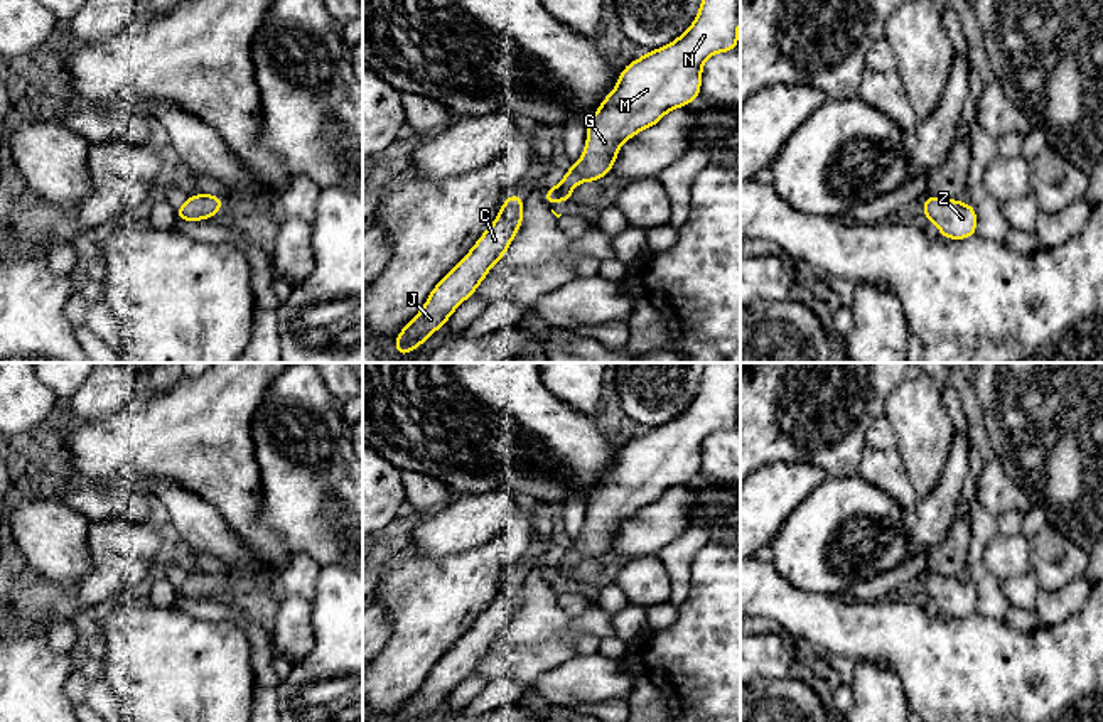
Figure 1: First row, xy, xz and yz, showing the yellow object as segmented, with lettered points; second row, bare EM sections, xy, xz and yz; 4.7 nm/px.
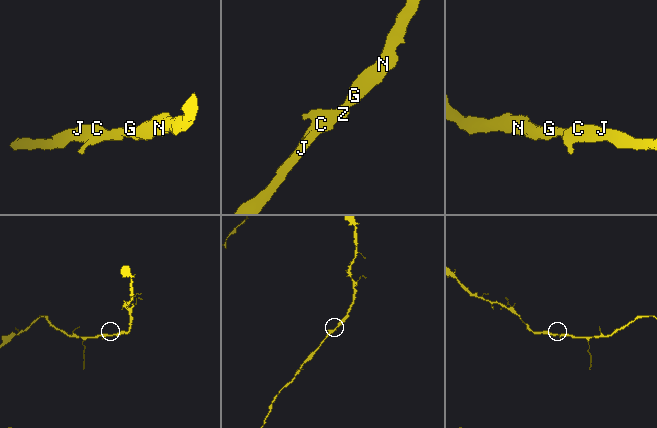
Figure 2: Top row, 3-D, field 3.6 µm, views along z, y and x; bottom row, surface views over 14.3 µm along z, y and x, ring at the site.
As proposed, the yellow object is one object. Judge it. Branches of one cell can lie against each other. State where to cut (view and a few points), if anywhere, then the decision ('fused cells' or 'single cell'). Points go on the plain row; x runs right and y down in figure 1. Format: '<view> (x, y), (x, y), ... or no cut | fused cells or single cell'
no cut | single cell

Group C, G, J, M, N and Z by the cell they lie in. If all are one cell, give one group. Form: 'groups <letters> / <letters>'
groups C G J M N Z

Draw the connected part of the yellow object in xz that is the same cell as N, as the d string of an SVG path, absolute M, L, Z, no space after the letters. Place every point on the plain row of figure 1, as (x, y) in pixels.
M707 363L693 401L671 422L644 430L621 449L614 469L602 477L599 488L587 499L587 520L580 538L565 550L560 562L543 572L545 582L552 587L553 579L572 580L572 567L577 562L597 560L612 550L624 520L659 501L668 489L698 477L705 439L717 430L737 428L739 400L740 363Z

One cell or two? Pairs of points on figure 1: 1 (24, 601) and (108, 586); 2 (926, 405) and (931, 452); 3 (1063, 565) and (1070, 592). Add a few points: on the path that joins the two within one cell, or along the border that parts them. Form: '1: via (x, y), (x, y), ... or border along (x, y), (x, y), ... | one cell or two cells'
1: via (44, 601), (83, 601), (88, 596) | one cell
2: via (926, 417), (926, 441) | one cell
3: border along (1083, 576), (1058, 589), (1043, 591) | two cells

